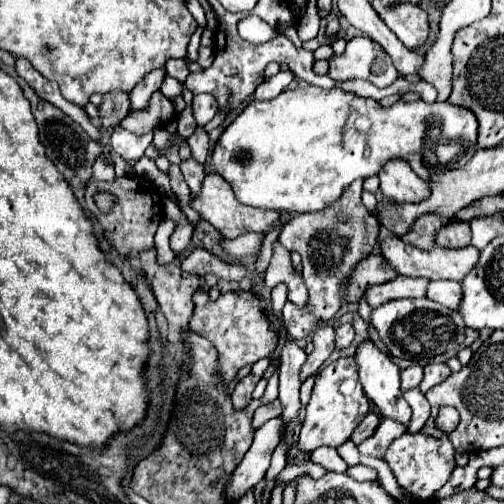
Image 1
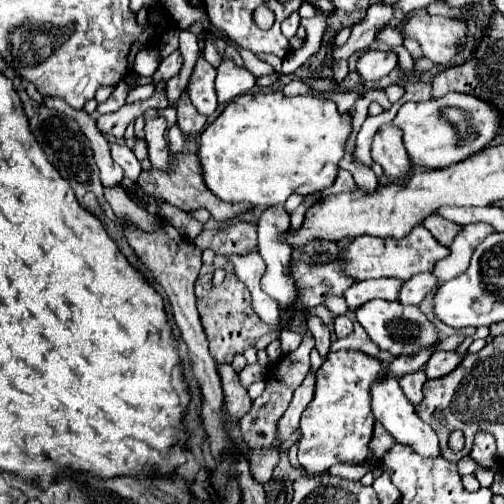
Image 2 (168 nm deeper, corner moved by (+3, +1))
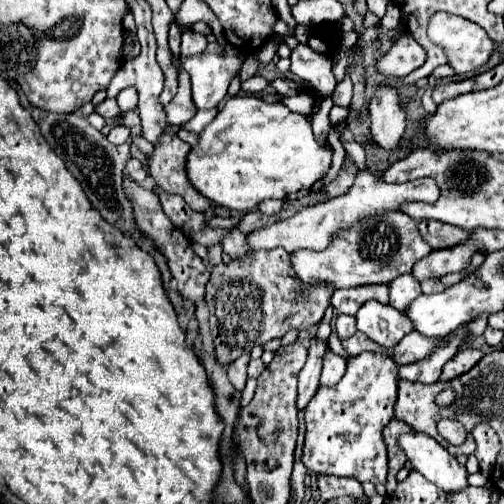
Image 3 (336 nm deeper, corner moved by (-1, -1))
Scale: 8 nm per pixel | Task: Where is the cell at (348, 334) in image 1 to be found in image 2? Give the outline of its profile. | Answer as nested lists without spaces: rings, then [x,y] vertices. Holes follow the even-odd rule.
[[[338,315],[334,323],[336,323],[334,331],[336,331],[338,337],[346,337],[352,331],[352,319],[348,315]]]

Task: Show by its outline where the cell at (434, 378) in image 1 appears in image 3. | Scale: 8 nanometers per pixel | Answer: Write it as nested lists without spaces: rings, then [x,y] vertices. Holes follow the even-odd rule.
[[[460,349],[444,367],[442,367],[442,375],[440,379],[450,381],[454,377],[460,377],[462,373],[470,371],[474,367],[474,363],[478,363],[482,359],[482,351],[478,349]]]

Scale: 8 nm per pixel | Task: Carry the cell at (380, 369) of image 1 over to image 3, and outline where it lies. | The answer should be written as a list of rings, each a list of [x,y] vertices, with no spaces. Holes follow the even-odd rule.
[[[410,431],[398,437],[400,449],[406,453],[408,461],[420,471],[428,481],[436,483],[444,491],[456,491],[466,487],[466,467],[462,467],[454,455],[450,455],[440,443],[436,443],[428,433]]]

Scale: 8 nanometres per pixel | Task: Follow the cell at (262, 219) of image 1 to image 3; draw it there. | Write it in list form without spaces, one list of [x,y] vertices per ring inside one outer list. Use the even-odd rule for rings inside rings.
[[[164,133],[160,143],[154,147],[154,153],[148,163],[148,171],[158,187],[168,193],[178,193],[194,211],[208,211],[212,203],[196,191],[186,173],[186,157],[190,153],[190,145],[180,141],[172,133]]]

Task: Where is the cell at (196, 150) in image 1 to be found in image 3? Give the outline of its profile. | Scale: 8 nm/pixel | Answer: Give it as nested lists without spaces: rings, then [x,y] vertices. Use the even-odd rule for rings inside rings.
[[[174,55],[172,63],[178,69],[178,93],[174,95],[174,99],[164,107],[166,115],[168,115],[168,123],[170,125],[182,125],[186,121],[190,121],[196,115],[196,105],[192,103],[192,91],[190,91],[190,79],[188,73],[184,71],[180,57]]]

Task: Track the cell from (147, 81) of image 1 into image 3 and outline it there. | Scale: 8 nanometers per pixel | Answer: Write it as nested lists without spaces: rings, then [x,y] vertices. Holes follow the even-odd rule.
[[[186,31],[182,33],[182,47],[180,47],[180,57],[188,57],[188,55],[198,55],[200,51],[206,49],[206,39],[194,31]]]

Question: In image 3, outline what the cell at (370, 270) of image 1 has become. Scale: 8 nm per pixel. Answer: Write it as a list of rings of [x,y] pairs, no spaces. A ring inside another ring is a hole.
[[[284,249],[254,251],[248,259],[216,265],[206,283],[206,305],[210,309],[210,329],[218,363],[226,367],[256,345],[280,339],[292,329],[302,331],[320,323],[330,305],[332,289],[332,283],[300,283],[290,253]]]

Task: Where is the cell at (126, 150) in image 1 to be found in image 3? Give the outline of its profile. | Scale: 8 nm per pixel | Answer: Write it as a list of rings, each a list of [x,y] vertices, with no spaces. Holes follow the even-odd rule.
[[[134,157],[128,159],[128,163],[126,163],[126,173],[128,173],[134,181],[138,181],[138,183],[144,181],[146,175],[148,175],[148,173],[146,173],[146,167],[144,167],[138,159],[134,159]]]

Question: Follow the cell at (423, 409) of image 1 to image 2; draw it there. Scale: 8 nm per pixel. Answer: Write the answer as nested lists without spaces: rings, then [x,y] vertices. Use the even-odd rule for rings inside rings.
[[[420,369],[418,373],[408,373],[404,377],[398,379],[400,383],[400,389],[404,391],[404,395],[416,405],[422,401],[422,385],[426,383],[426,373],[424,369]]]

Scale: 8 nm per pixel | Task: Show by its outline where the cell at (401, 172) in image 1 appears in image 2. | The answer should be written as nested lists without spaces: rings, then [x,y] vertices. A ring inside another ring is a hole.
[[[382,125],[372,141],[372,159],[384,167],[384,175],[392,181],[410,171],[408,153],[402,143],[402,133],[396,125]]]

